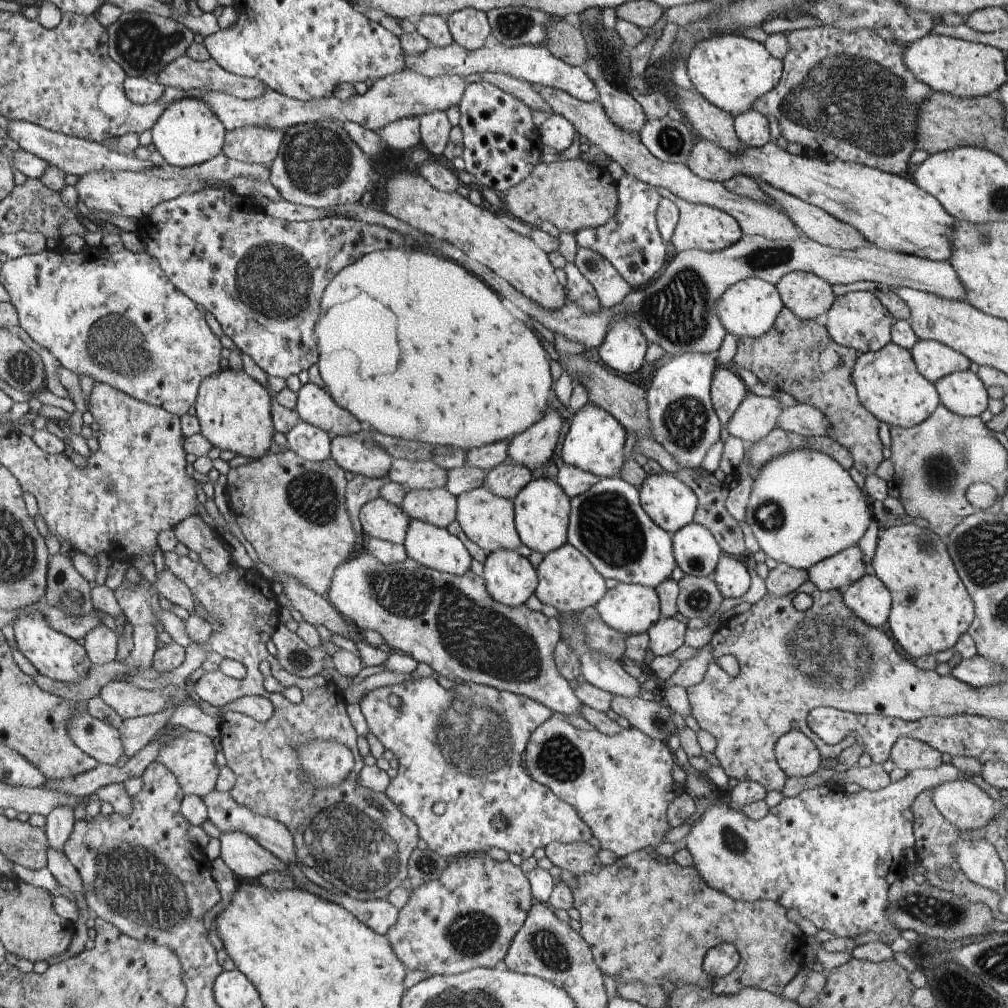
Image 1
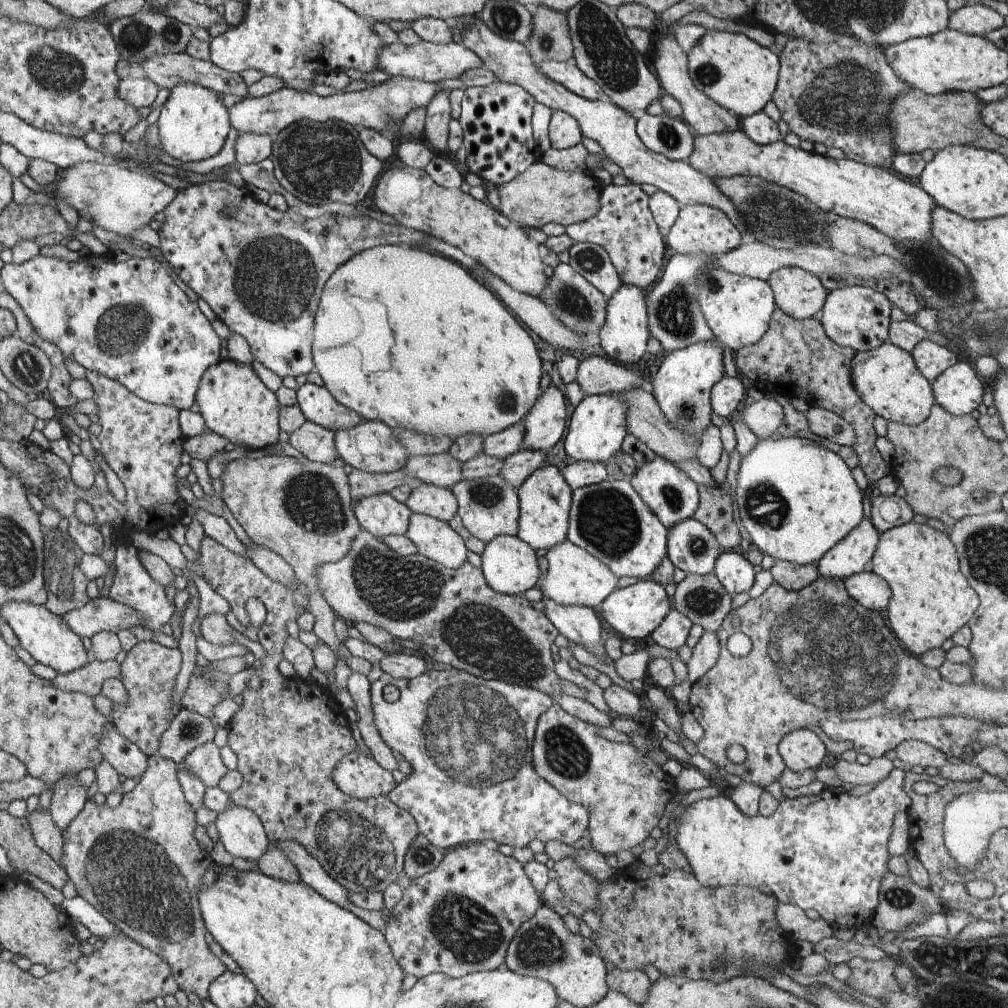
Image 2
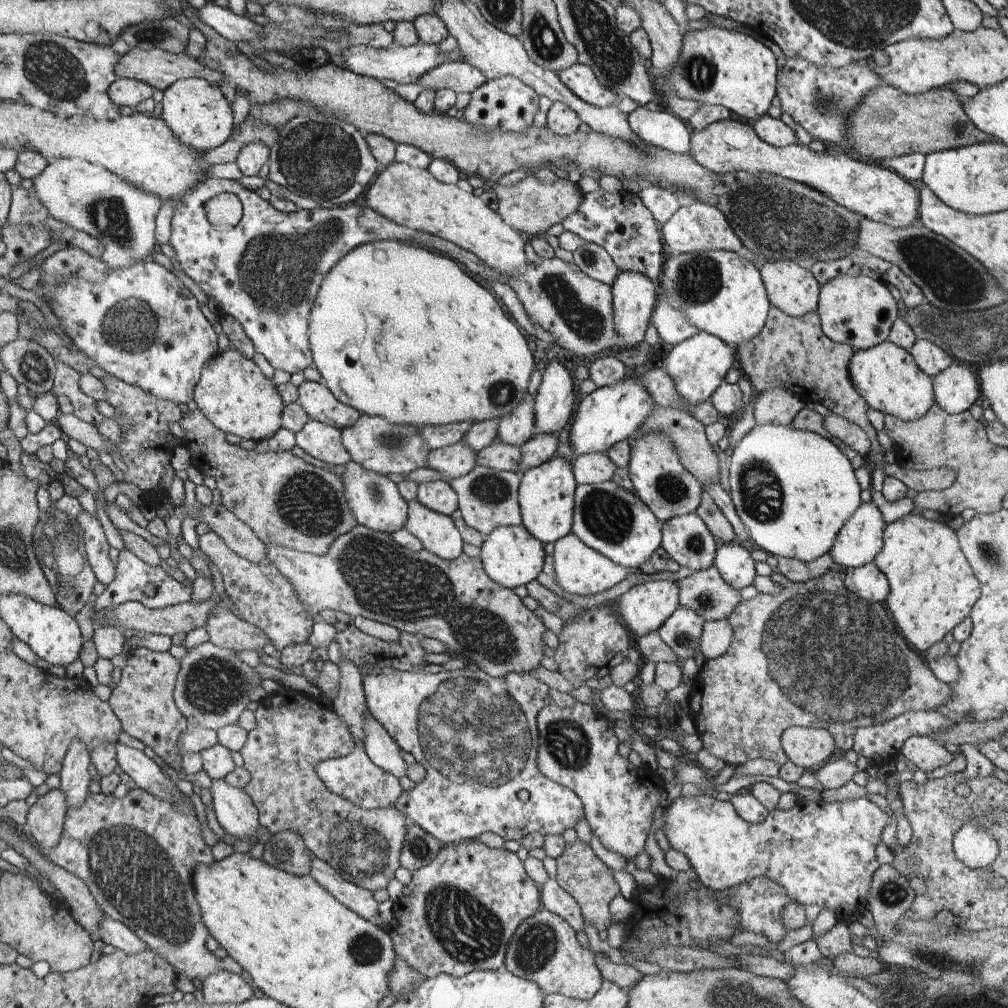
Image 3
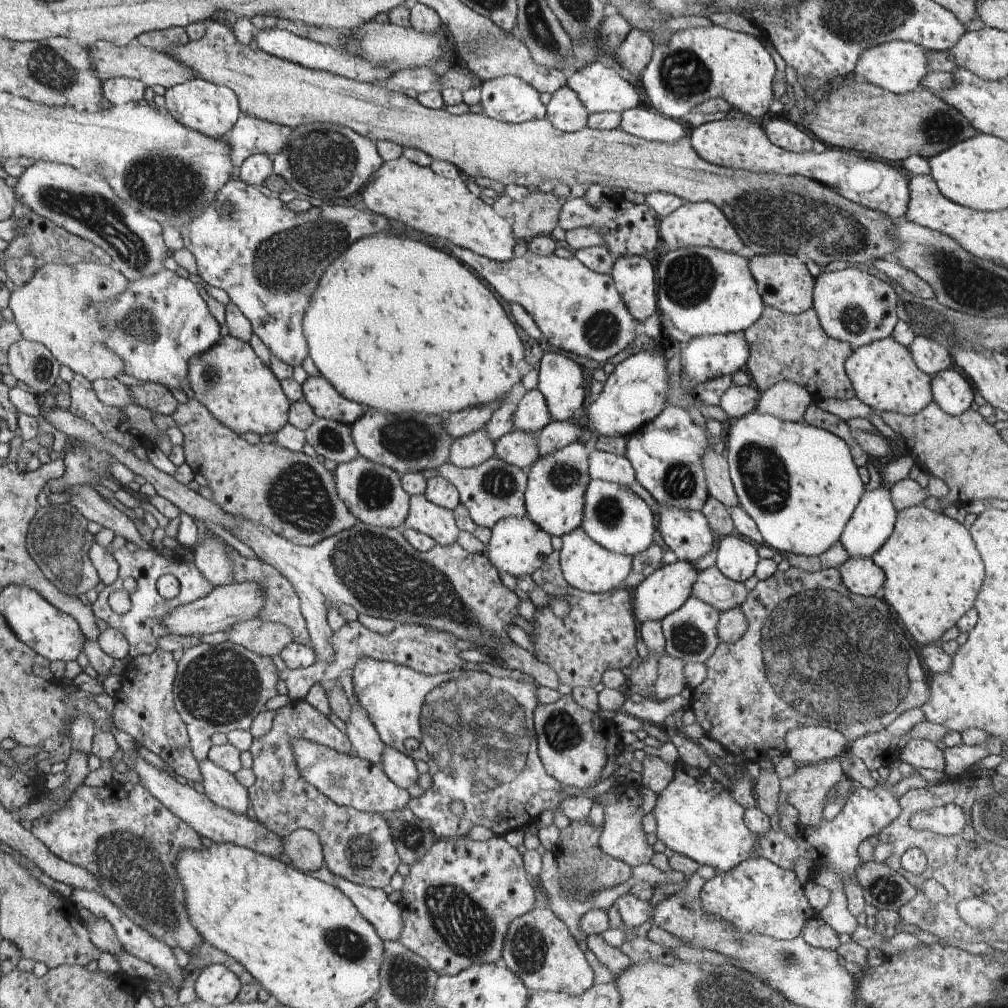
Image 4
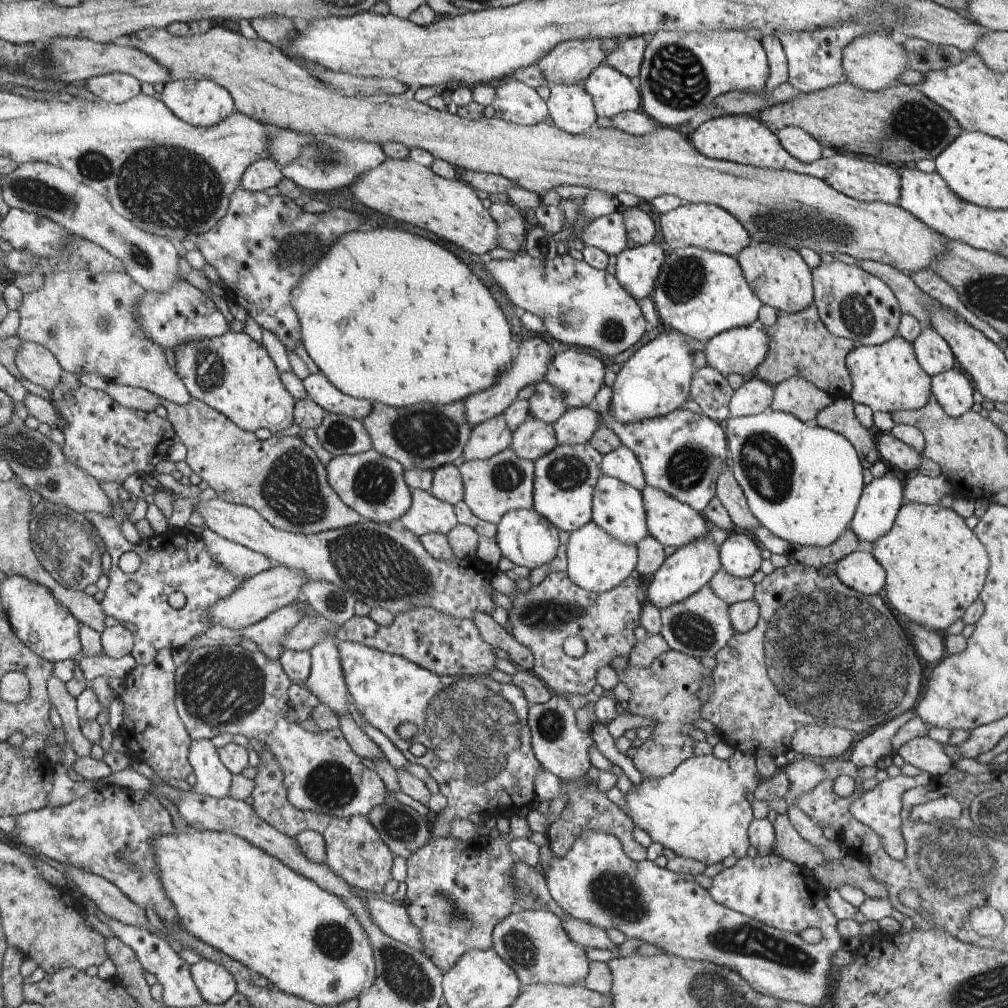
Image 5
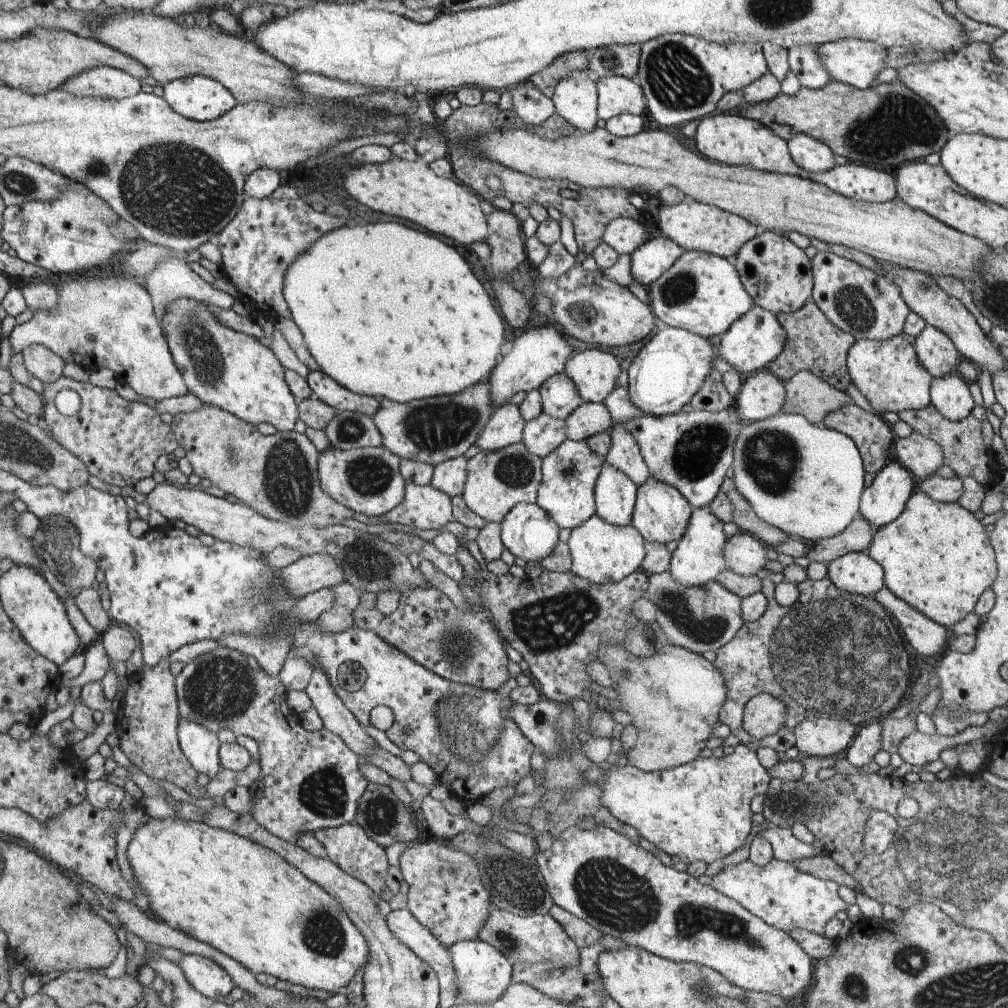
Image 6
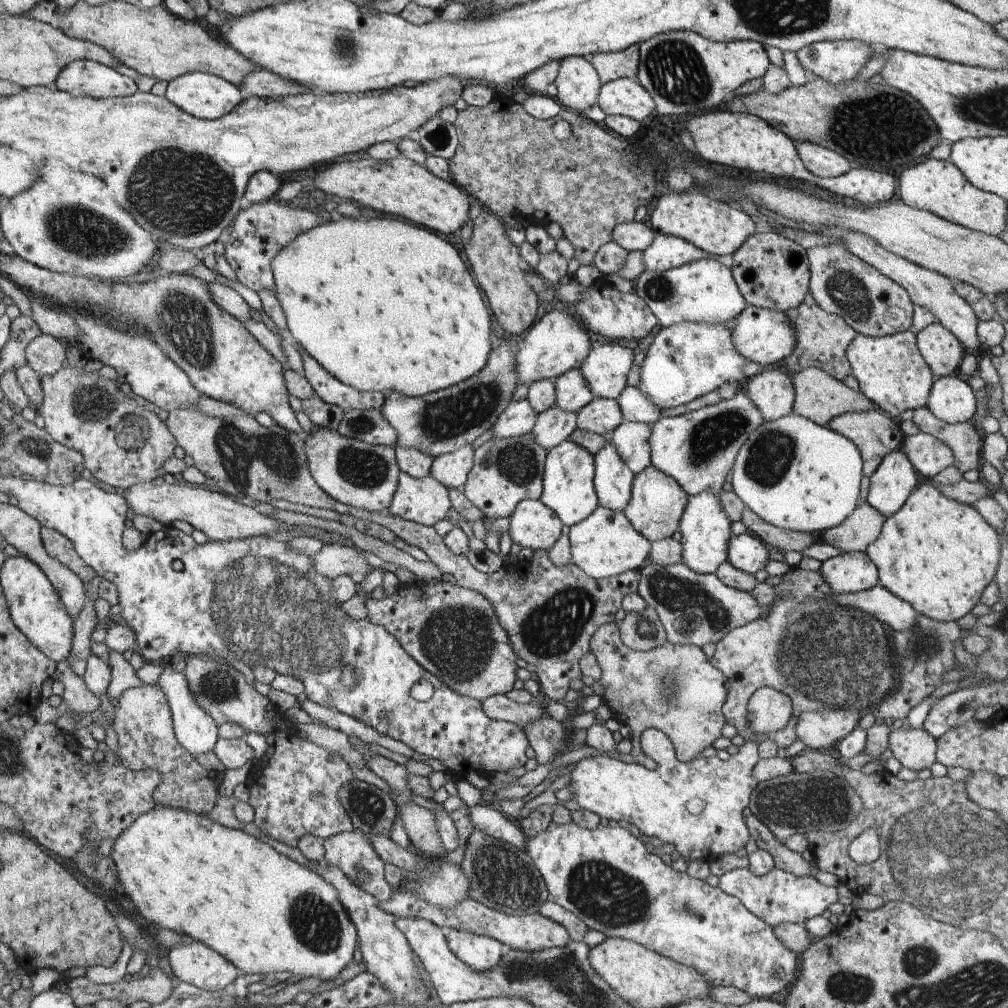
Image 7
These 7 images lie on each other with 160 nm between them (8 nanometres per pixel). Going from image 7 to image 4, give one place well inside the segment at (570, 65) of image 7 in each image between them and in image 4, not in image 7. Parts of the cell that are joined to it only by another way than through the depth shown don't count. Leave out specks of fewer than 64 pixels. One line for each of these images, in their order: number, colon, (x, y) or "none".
4: (565, 110)
5: (572, 109)
6: (575, 98)

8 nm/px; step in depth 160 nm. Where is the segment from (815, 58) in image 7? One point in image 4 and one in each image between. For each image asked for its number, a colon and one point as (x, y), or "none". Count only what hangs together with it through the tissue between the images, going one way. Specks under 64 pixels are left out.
4: (898, 66)
5: (872, 62)
6: (857, 63)

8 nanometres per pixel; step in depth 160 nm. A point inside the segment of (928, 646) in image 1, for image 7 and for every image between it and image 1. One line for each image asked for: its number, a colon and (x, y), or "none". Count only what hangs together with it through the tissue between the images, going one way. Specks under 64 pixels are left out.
2: (931, 599)
3: (933, 587)
4: (933, 572)
5: (936, 566)
6: (937, 557)
7: (936, 553)

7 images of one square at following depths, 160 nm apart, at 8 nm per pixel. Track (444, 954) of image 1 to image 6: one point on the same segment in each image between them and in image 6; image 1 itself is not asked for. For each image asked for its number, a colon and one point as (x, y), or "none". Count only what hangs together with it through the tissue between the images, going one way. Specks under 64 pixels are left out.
2: (460, 918)
3: (458, 914)
4: (457, 902)
5: (456, 892)
6: (445, 893)

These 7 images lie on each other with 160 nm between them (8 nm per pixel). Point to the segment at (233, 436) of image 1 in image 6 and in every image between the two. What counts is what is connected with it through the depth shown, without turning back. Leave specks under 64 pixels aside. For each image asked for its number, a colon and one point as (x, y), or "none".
2: (233, 401)
3: (232, 392)
4: (232, 382)
5: (232, 373)
6: (227, 369)

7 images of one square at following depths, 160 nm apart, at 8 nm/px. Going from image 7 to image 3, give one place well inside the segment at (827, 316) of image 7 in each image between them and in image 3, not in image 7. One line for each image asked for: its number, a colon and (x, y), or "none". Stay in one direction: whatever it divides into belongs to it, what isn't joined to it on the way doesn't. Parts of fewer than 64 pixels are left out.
3: (793, 353)
4: (787, 347)
5: (800, 344)
6: (814, 344)

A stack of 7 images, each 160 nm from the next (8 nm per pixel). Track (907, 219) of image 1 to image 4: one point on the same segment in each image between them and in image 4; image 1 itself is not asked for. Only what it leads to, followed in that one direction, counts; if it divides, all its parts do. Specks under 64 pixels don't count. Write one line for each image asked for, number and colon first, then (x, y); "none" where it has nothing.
2: (873, 195)
3: (879, 194)
4: (742, 143)

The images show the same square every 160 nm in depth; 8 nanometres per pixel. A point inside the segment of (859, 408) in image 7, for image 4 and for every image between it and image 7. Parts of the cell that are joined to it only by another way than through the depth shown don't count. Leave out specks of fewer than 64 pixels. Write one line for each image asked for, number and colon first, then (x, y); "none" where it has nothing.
4: (789, 400)
5: (796, 395)
6: (808, 394)

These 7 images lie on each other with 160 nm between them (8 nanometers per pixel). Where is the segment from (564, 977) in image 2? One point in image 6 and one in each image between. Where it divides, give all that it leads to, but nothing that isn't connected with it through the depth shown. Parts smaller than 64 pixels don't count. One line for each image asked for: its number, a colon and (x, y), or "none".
3: (544, 949)
4: (538, 947)
5: (534, 943)
6: (533, 938)

